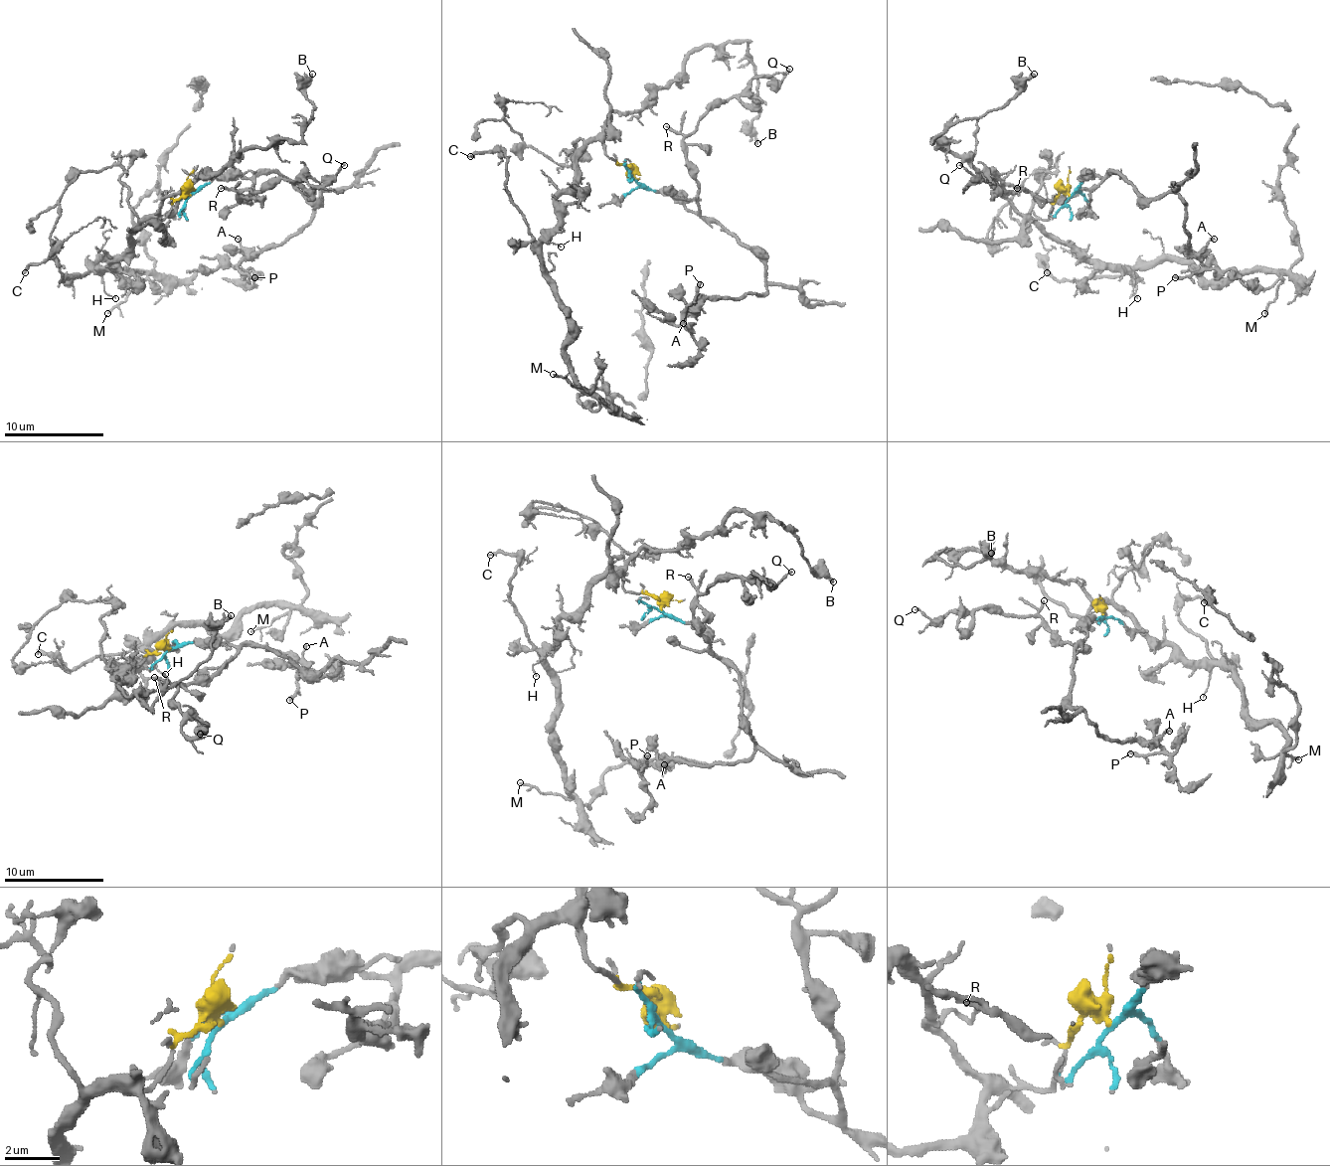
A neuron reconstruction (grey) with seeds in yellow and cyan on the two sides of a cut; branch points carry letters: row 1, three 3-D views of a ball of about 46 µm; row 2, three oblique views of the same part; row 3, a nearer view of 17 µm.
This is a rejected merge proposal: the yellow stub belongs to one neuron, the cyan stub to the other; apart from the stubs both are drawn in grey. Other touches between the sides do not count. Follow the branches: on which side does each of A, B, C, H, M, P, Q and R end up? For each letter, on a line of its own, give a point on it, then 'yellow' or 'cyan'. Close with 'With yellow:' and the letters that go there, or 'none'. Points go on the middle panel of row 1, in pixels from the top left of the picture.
A: at (683, 323); cyan
B: at (757, 143); yellow
C: at (470, 156); yellow
H: at (561, 247); yellow
M: at (553, 374); yellow
P: at (700, 284); cyan
Q: at (789, 69); cyan
R: at (666, 126); cyan
With yellow: B, C, H, M

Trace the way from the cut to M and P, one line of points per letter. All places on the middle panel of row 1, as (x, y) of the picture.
M: (635, 178), (592, 140), (558, 198), (542, 270), (568, 318), (568, 369), (587, 391), (553, 374)
P: (635, 178), (718, 221), (765, 265), (762, 293), (703, 298), (685, 311), (700, 283)

